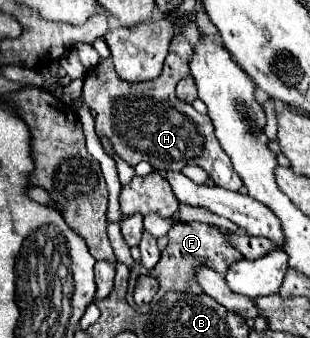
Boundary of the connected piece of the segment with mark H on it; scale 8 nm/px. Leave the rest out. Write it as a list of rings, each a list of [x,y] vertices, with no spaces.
[[[177,33],[171,39],[161,75],[143,83],[127,83],[119,79],[111,59],[103,59],[97,67],[87,71],[83,97],[95,113],[95,131],[107,135],[115,151],[131,167],[141,161],[151,163],[157,171],[177,171],[185,165],[199,165],[207,171],[215,185],[237,191],[243,183],[241,179],[237,179],[237,173],[233,171],[233,165],[229,163],[225,151],[221,151],[221,145],[217,143],[217,137],[213,133],[211,119],[207,115],[197,113],[191,105],[175,97],[175,85],[189,75],[187,63],[191,51],[193,47],[185,39],[185,35]]]

